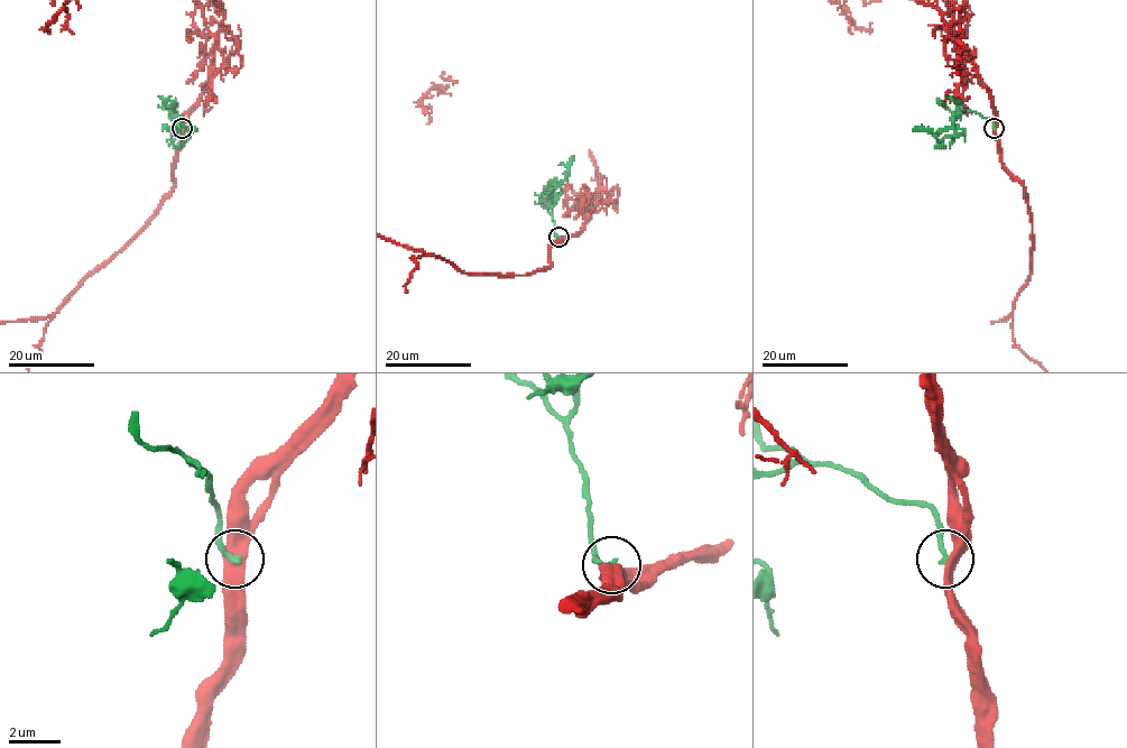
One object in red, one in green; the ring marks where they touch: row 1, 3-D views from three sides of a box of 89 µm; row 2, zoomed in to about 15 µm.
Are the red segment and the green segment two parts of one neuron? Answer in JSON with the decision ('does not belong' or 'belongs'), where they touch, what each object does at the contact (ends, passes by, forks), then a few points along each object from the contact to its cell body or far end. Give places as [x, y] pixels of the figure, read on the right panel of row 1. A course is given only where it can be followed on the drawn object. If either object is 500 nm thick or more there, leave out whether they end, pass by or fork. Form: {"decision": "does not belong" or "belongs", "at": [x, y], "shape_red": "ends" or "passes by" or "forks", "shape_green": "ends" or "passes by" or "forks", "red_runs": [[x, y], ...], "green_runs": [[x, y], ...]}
{"decision": "does not belong", "at": [994, 128], "red_runs": [[995, 128], [1003, 167], [1022, 185], [1032, 220], [1032, 274], [1013, 306], [1014, 345], [1042, 367]], "green_runs": [[994, 128], [989, 118], [968, 112], [957, 116], [954, 134], [942, 140], [931, 132], [913, 129]]}

